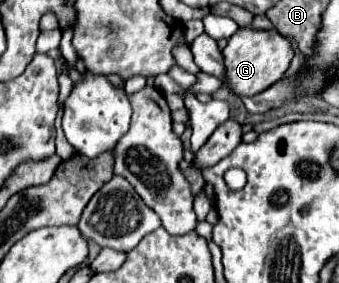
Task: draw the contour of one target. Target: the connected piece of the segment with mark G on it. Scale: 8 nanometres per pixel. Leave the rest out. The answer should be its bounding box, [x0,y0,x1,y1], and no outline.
[221,28,293,96]

